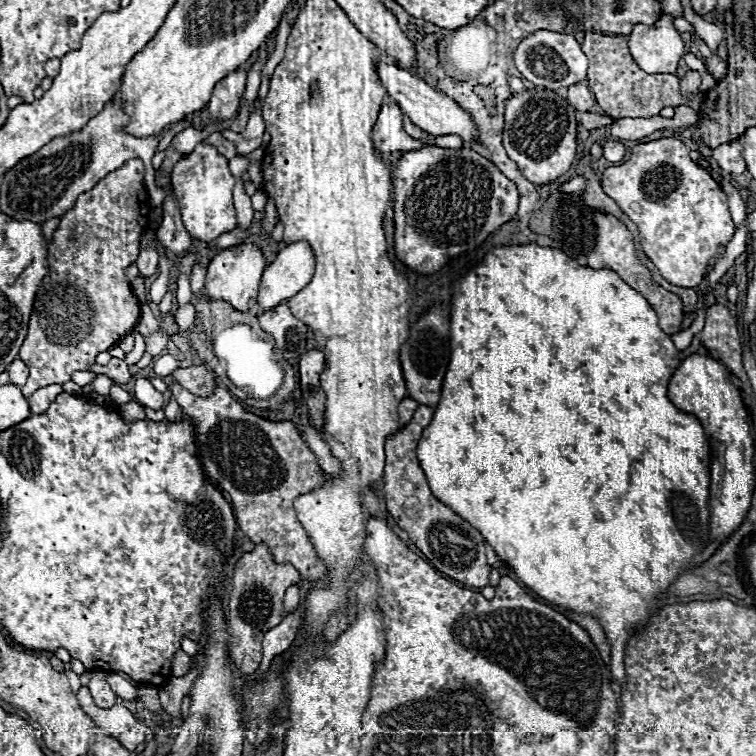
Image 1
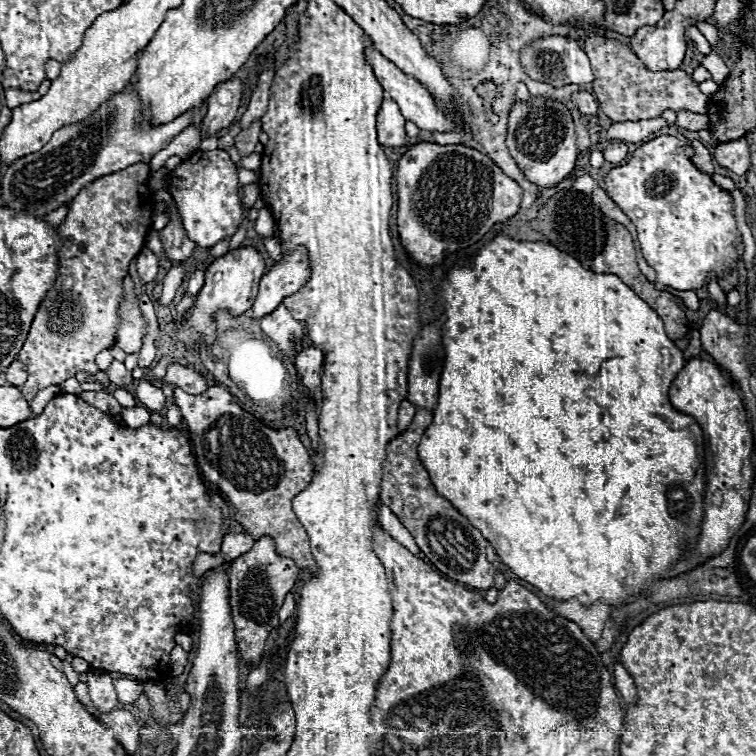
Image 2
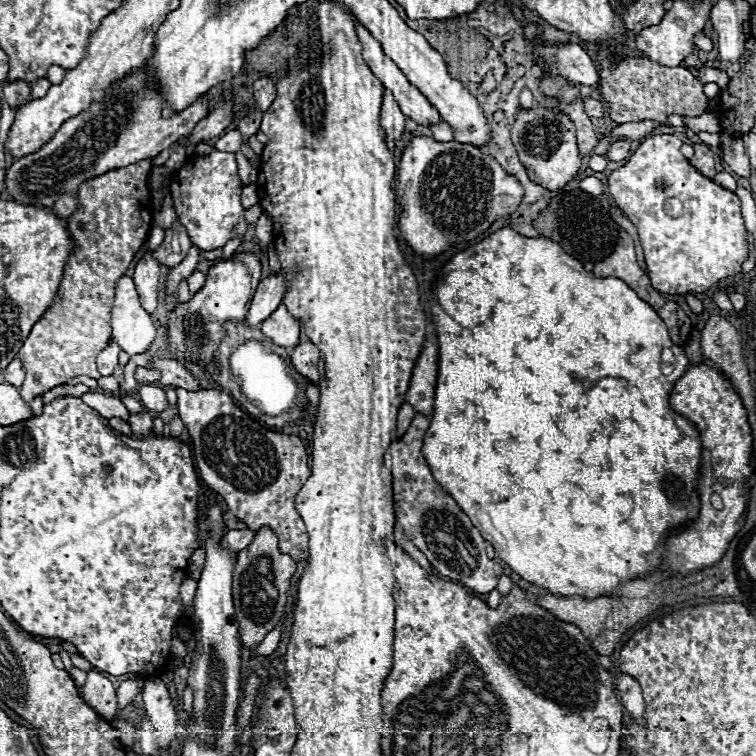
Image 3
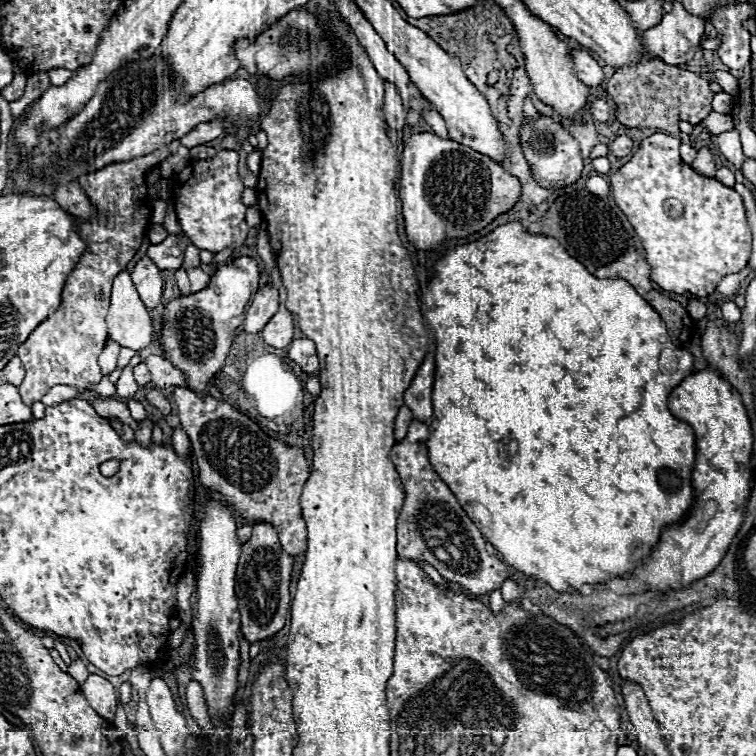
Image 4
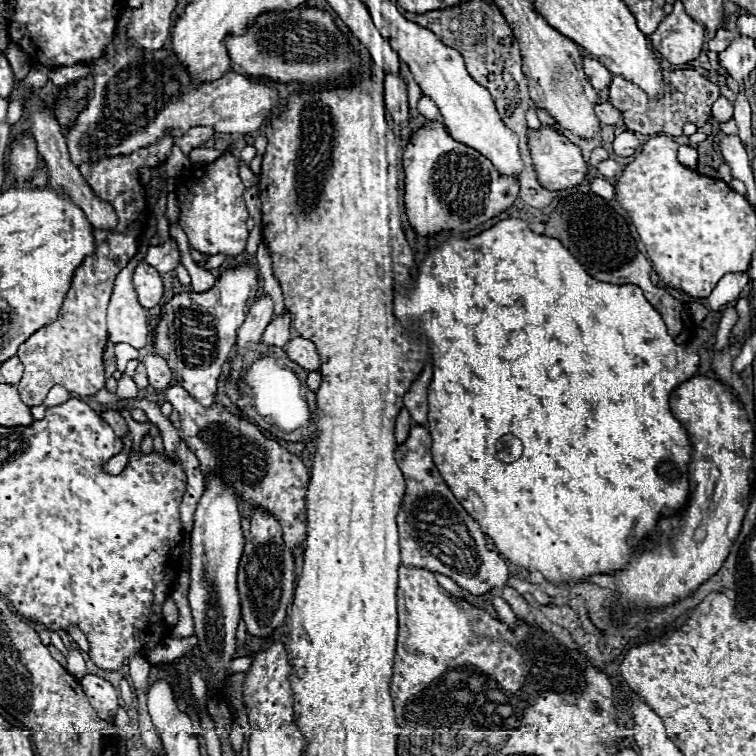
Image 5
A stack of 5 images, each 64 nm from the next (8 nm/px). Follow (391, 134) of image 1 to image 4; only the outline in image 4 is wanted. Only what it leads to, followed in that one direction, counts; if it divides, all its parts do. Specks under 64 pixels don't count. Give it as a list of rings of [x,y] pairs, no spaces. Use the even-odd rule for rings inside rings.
[[[386,82],[386,98],[384,98],[384,120],[390,128],[390,132],[400,132],[404,128],[406,110],[402,106],[402,98],[396,92],[394,84]]]

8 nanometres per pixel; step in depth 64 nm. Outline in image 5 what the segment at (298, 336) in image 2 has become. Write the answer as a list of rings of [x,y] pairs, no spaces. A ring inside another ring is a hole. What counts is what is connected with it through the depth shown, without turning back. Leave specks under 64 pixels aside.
[[[280,314],[274,316],[272,322],[268,324],[268,328],[262,334],[262,342],[268,346],[276,346],[276,348],[284,348],[290,342],[290,316],[288,314]]]

